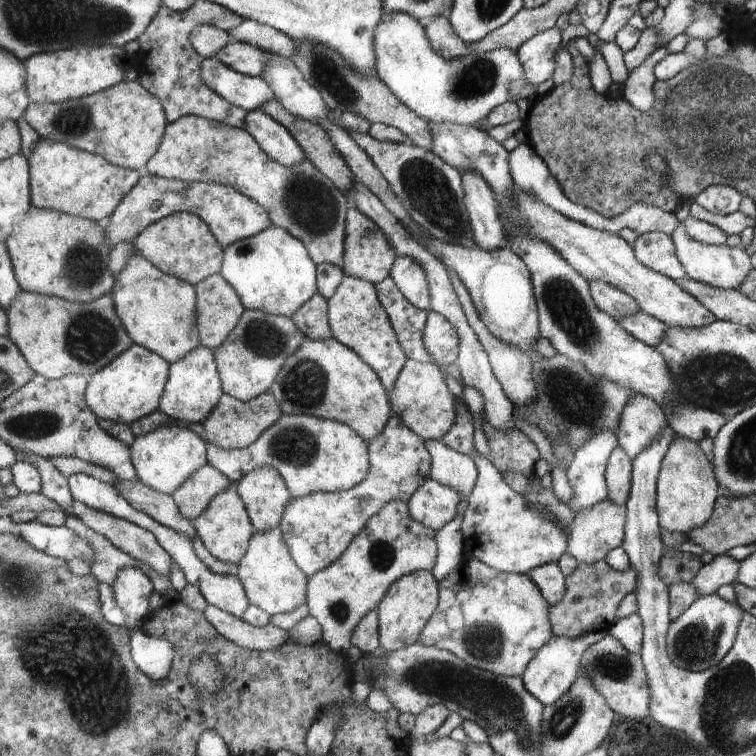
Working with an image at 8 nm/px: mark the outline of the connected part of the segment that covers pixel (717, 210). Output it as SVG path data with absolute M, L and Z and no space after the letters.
M709 185L704 188L691 202L698 204L714 215L728 215L738 210L741 195L731 187Z

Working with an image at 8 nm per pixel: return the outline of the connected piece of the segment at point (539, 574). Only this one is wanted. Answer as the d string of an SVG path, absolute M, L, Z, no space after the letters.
M558 563L546 564L528 572L528 575L543 591L551 605L557 604L566 591L566 575L562 573Z

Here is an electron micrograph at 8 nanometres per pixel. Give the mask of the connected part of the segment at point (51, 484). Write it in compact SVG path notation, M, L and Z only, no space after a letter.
M40 457L33 464L39 469L42 476L42 487L39 493L58 502L63 510L70 514L74 496L70 491L69 478L59 472L59 469L49 458Z

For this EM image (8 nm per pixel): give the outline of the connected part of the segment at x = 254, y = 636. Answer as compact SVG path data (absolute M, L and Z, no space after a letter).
M208 604L204 613L225 638L254 651L275 650L290 641L290 634L278 626L256 627L215 605Z

